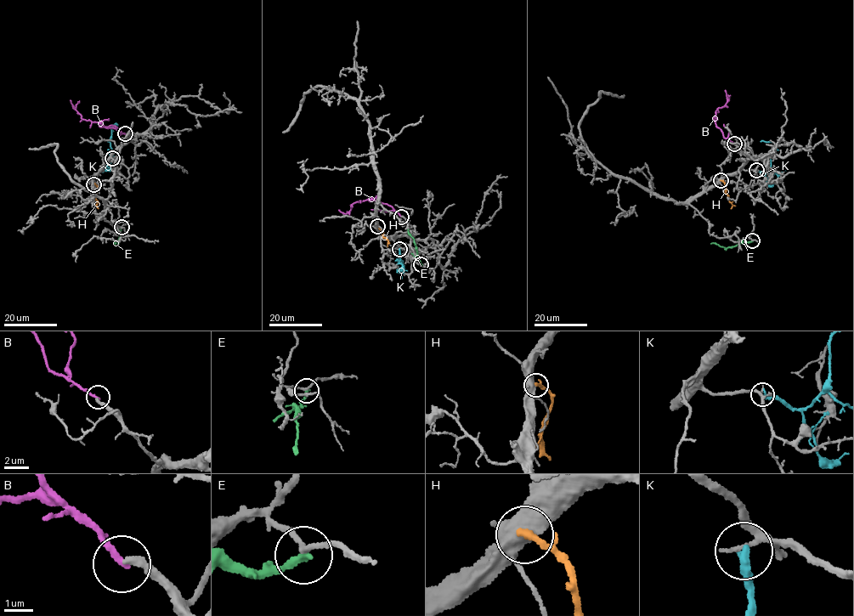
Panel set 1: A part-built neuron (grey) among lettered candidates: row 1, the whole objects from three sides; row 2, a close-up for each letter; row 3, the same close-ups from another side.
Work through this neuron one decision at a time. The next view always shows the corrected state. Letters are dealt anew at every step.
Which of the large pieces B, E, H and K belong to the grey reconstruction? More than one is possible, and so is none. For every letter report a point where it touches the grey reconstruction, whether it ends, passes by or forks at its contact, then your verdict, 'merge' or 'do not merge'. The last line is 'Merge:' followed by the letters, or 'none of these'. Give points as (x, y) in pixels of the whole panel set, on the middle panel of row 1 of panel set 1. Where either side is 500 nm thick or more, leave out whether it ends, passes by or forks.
B: meets grey at (401, 217); it ends there; do not merge
E: meets grey at (421, 264); it ends there; do not merge
H: meets grey at (377, 226); it ends there; do not merge
K: meets grey at (399, 249); it ends there; do not merge
Merge: none of these

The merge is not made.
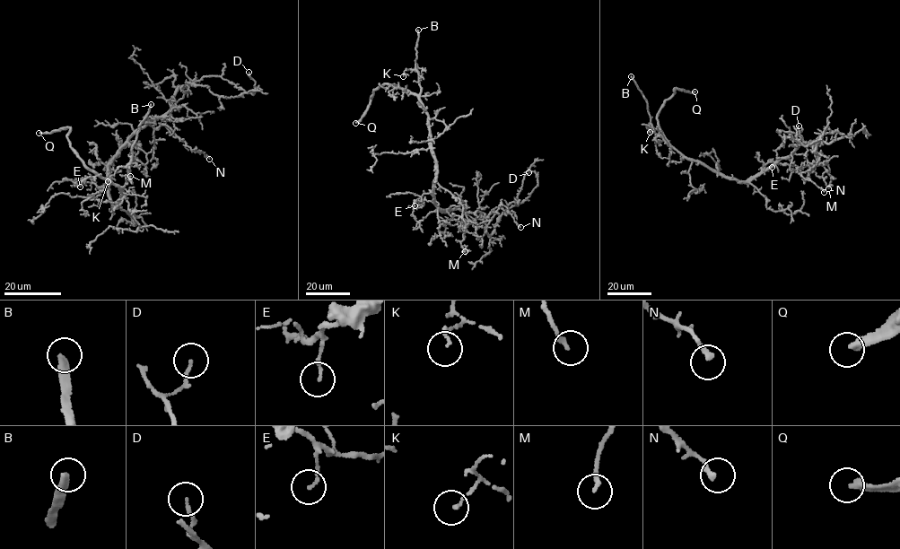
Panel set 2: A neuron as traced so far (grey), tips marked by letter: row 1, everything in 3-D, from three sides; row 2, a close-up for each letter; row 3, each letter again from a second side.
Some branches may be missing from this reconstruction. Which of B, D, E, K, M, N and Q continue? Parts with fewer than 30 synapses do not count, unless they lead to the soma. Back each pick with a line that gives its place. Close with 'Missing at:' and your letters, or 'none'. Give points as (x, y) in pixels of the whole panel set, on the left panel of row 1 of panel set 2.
B: place (151, 104)
Q: place (39, 133)
Missing at: B, Q

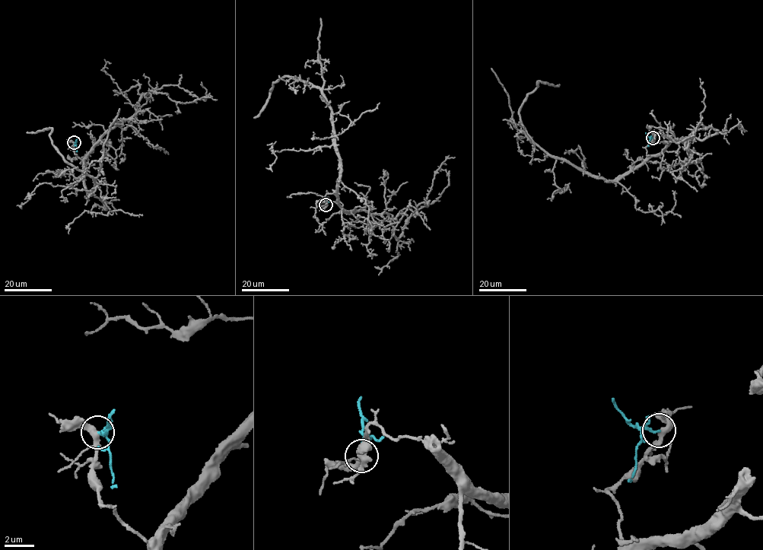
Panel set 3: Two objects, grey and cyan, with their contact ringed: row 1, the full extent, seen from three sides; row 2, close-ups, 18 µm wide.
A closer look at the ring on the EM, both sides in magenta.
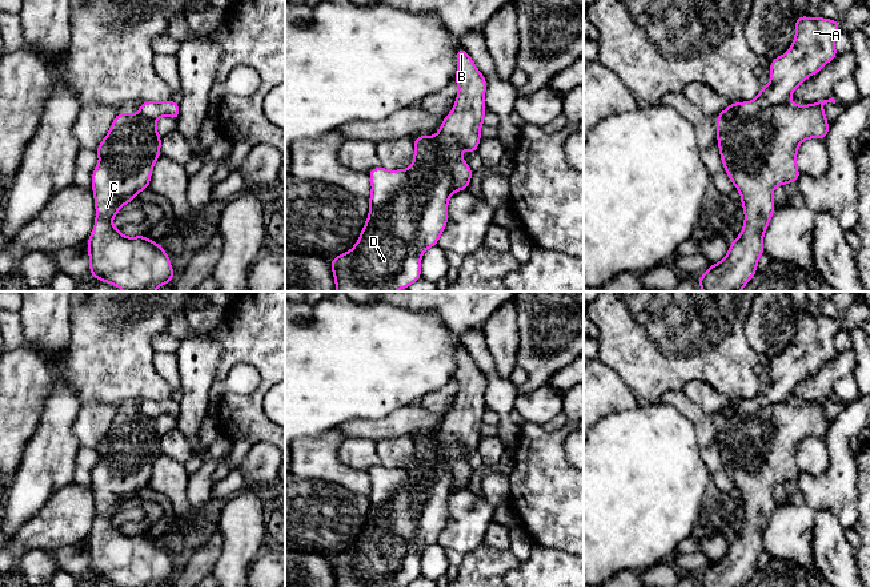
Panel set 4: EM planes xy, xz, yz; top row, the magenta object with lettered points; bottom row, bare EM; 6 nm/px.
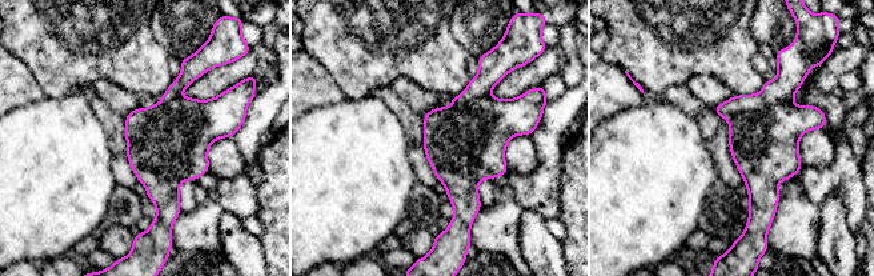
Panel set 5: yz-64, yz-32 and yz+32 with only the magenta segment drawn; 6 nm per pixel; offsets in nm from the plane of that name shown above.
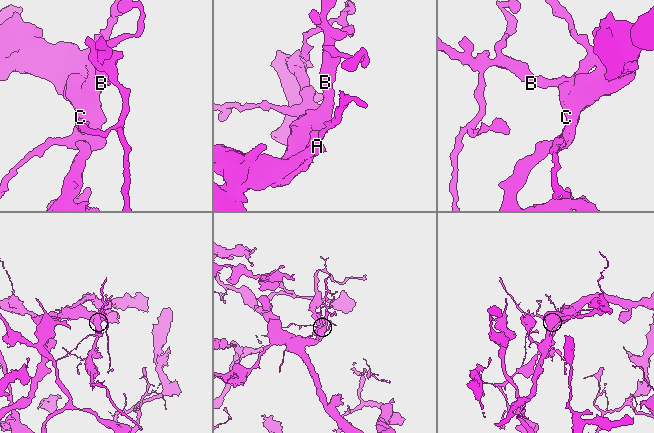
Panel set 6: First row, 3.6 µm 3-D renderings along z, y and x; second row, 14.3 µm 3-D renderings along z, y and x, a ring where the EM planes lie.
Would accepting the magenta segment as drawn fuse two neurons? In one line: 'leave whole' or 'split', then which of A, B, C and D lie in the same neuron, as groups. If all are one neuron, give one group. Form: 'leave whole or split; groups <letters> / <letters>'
split; groups A B / C D

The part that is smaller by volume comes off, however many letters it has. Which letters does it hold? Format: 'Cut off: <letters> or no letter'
Cut off: C, D

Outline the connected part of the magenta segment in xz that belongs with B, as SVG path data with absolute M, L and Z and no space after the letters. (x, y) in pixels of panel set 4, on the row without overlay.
M460 345L456 351L458 393L452 410L442 418L437 438L442 447L442 462L450 465L454 490L466 489L473 474L470 465L461 457L461 443L476 451L481 439L486 405L484 394L488 381L477 367L466 347Z

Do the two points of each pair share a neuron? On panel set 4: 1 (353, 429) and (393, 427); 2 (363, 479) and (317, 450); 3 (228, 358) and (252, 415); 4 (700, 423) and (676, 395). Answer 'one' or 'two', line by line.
1: one
2: one
3: one
4: one

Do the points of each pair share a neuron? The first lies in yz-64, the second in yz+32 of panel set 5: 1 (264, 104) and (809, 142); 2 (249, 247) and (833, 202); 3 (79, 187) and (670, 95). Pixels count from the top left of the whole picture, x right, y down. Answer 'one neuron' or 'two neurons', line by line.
1: two neurons
2: one neuron
3: two neurons

